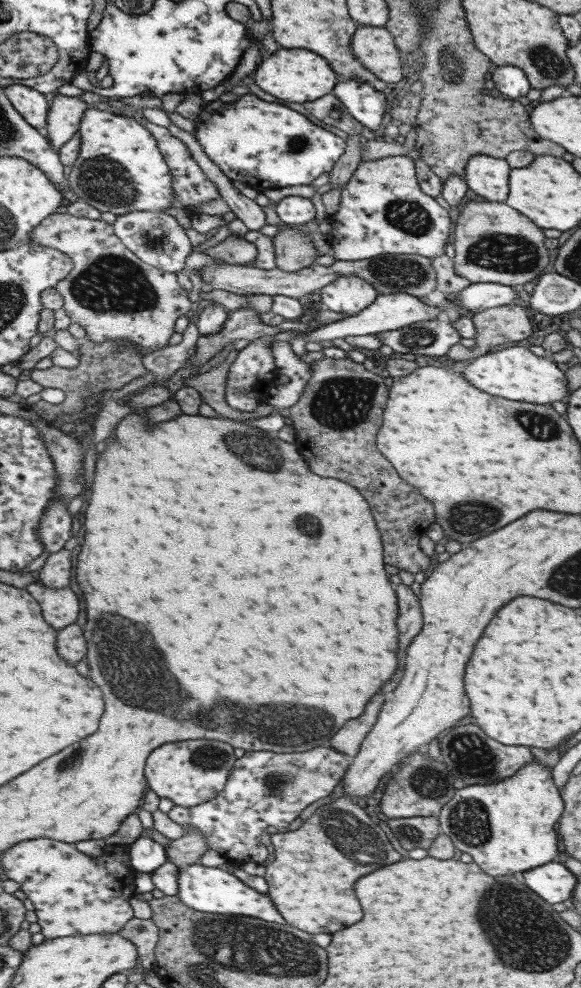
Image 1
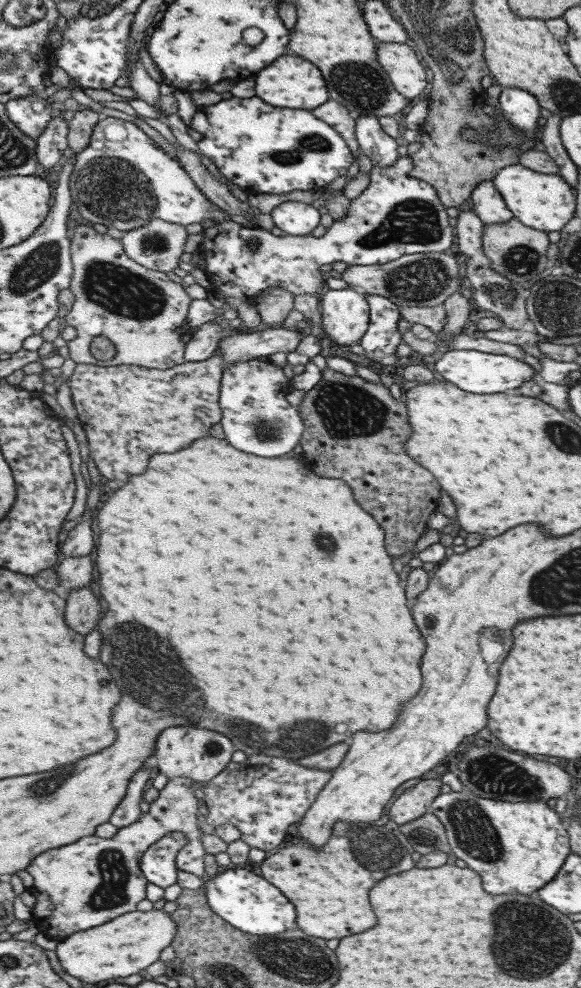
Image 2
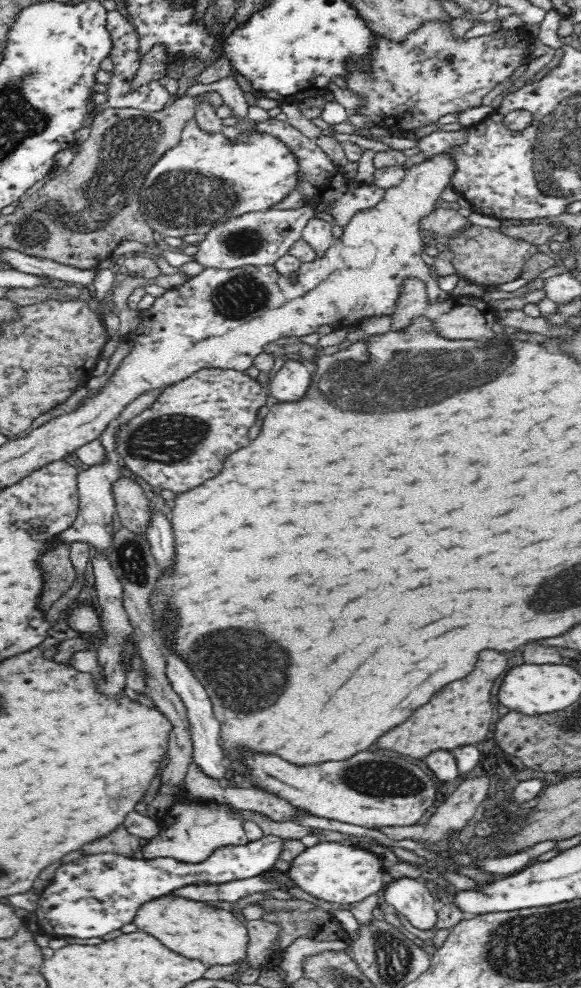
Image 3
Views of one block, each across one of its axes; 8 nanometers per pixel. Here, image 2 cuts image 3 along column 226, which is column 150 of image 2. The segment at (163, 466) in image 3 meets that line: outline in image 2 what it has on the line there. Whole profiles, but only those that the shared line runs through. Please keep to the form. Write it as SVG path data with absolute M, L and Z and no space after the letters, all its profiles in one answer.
M220 350L199 362L183 362L163 370L143 367L92 364L77 364L69 377L68 387L77 418L79 429L86 436L88 456L104 482L109 480L127 480L131 474L141 474L147 466L151 454L175 452L185 448L197 438L209 433L209 428L220 422L218 406L220 378Z

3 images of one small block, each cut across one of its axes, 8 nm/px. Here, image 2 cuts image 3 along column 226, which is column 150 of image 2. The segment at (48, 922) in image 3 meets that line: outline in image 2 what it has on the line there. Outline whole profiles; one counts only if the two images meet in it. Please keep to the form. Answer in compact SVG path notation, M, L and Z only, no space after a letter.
M169 832L145 849L138 860L138 868L147 882L161 889L176 883L174 860L185 841L182 832Z

